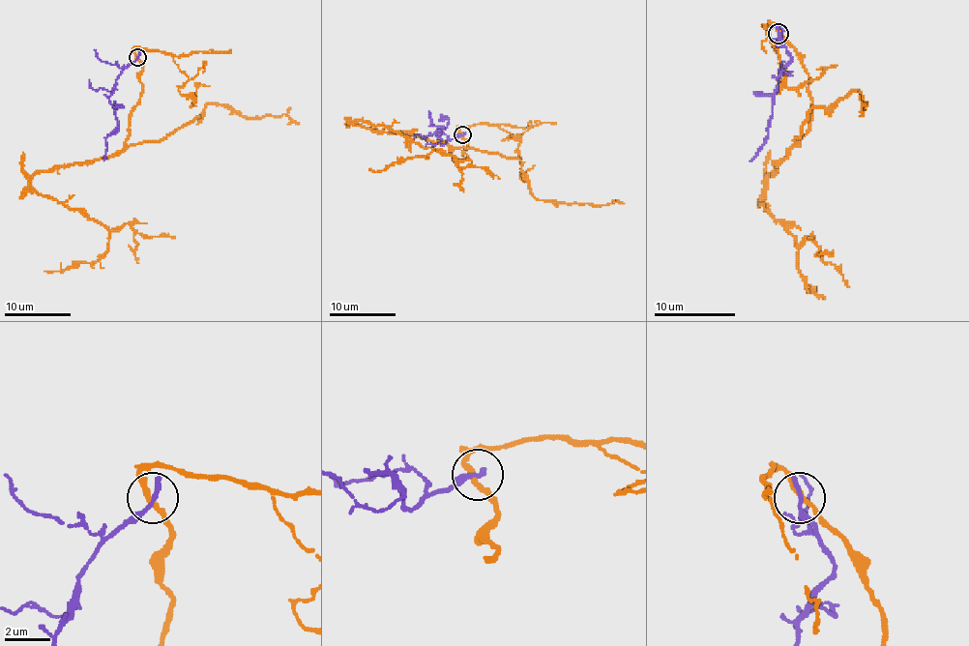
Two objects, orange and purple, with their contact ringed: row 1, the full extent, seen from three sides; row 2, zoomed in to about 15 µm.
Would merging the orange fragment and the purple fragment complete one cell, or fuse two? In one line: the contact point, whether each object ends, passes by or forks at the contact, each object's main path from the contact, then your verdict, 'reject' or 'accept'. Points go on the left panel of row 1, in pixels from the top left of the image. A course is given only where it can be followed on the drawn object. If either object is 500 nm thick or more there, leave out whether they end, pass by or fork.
at (137, 57); orange passes by; purple ends there; orange runs (136, 56), (140, 102), (120, 151), (31, 180), (101, 223), (108, 248), (96, 261), (44, 271); purple runs (136, 56), (117, 79), (108, 98), (117, 126), (105, 142), (103, 161); reject

